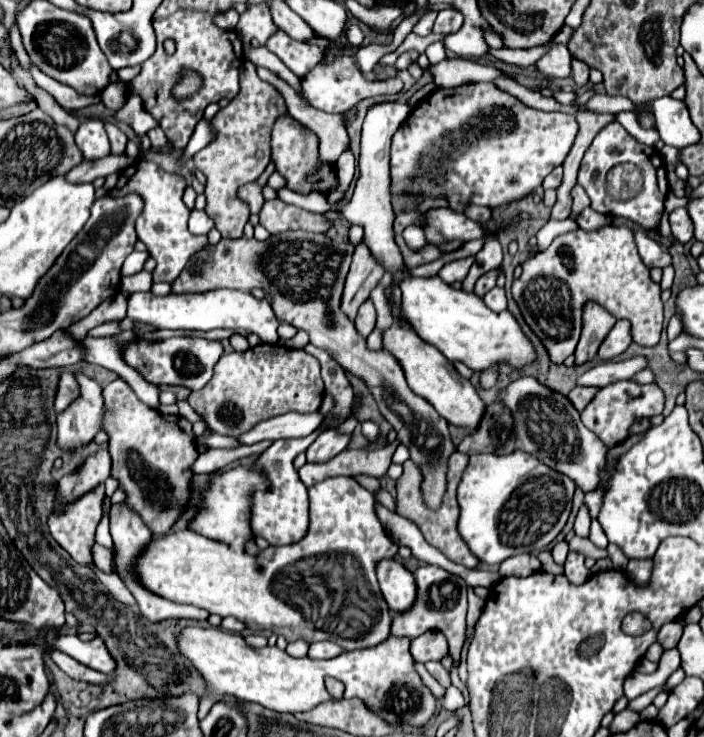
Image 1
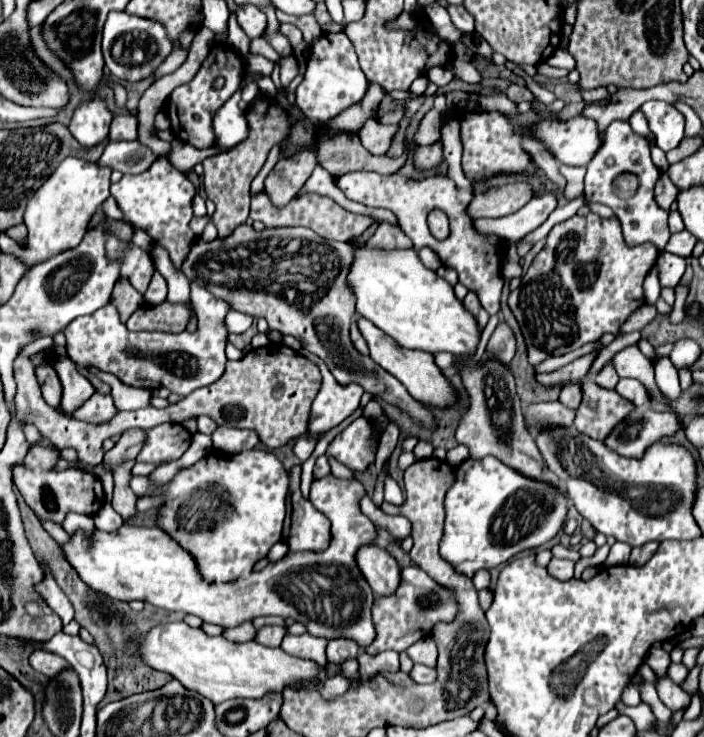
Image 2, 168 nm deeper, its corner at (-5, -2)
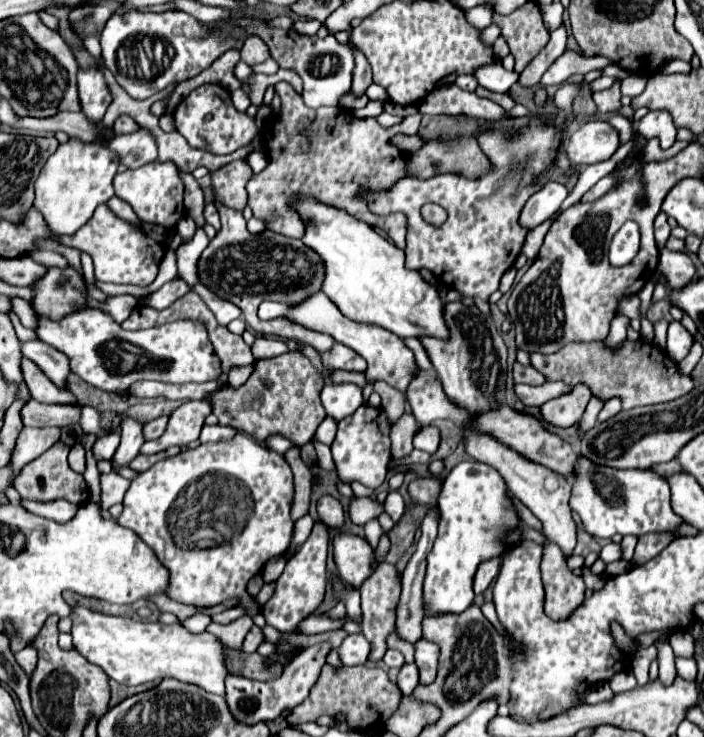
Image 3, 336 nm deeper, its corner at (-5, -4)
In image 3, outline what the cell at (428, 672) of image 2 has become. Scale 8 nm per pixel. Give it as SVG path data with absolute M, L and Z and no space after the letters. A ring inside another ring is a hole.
M405 664L397 676L397 688L401 690L401 694L409 696L419 684L419 670L415 664Z

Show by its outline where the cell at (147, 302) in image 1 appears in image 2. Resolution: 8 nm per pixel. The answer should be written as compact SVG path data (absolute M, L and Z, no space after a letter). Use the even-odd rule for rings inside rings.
M229 310L227 316L225 316L225 324L227 324L229 332L241 334L241 332L245 332L253 324L253 316L247 316L247 314L237 312L237 310Z

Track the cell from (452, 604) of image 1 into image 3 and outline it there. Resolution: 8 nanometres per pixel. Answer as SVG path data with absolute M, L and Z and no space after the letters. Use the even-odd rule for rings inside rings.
M379 564L371 578L367 578L367 582L363 582L363 586L359 588L361 592L361 610L363 610L363 634L365 638L371 642L371 658L369 660L381 660L387 646L385 646L385 638L387 634L395 632L395 610L399 604L399 594L401 594L401 576L397 574L393 564Z

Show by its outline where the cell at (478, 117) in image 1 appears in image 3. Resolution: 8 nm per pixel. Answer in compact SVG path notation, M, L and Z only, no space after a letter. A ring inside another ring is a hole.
M591 120L571 134L567 156L571 162L587 166L609 160L617 148L619 132L605 120Z

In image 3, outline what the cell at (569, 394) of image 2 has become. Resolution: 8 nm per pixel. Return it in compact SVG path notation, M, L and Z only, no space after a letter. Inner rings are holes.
M575 388L573 392L565 394L565 396L559 396L559 398L553 398L549 402L545 402L539 408L539 418L545 424L557 426L557 428L575 426L581 420L583 410L585 410L589 398L591 396L583 394L581 388Z

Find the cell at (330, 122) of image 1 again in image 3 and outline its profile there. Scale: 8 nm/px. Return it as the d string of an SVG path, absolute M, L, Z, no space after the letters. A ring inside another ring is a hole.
M247 38L247 40L245 40L241 58L243 58L247 64L259 64L259 62L265 62L269 57L270 52L267 50L267 46L265 46L259 38Z

